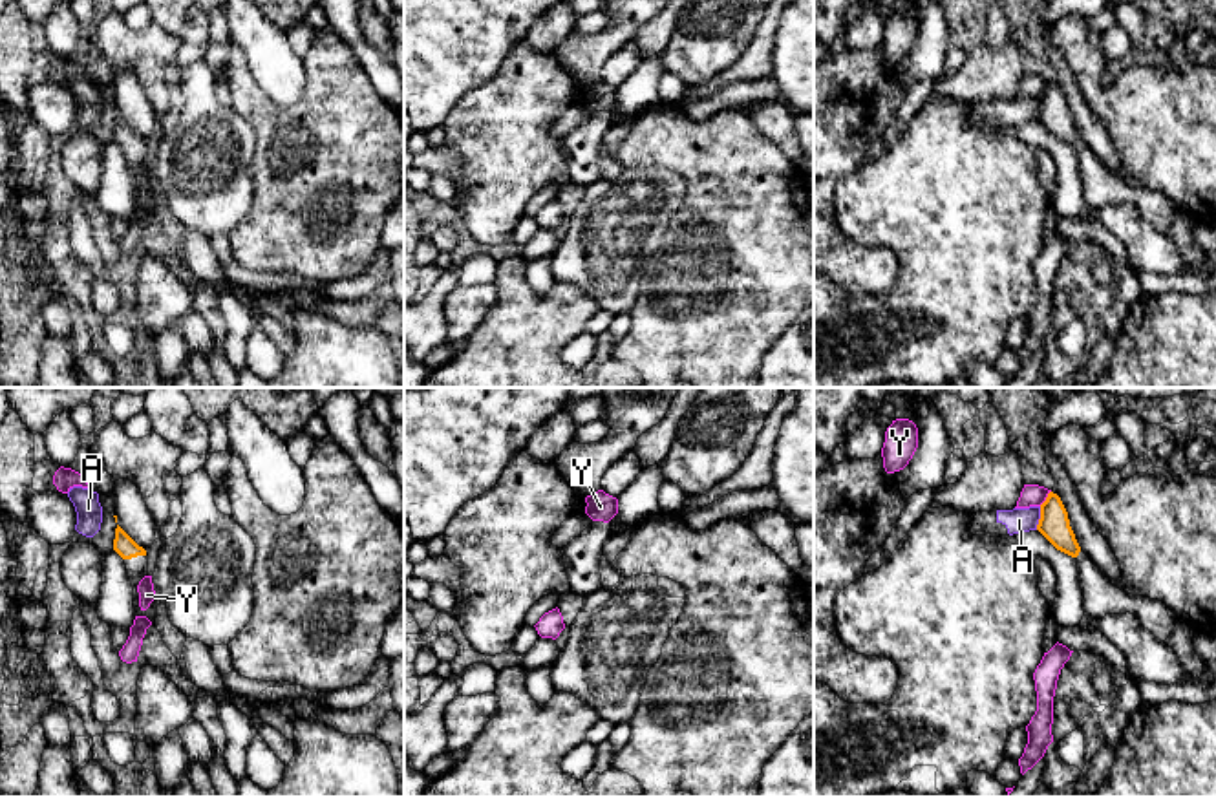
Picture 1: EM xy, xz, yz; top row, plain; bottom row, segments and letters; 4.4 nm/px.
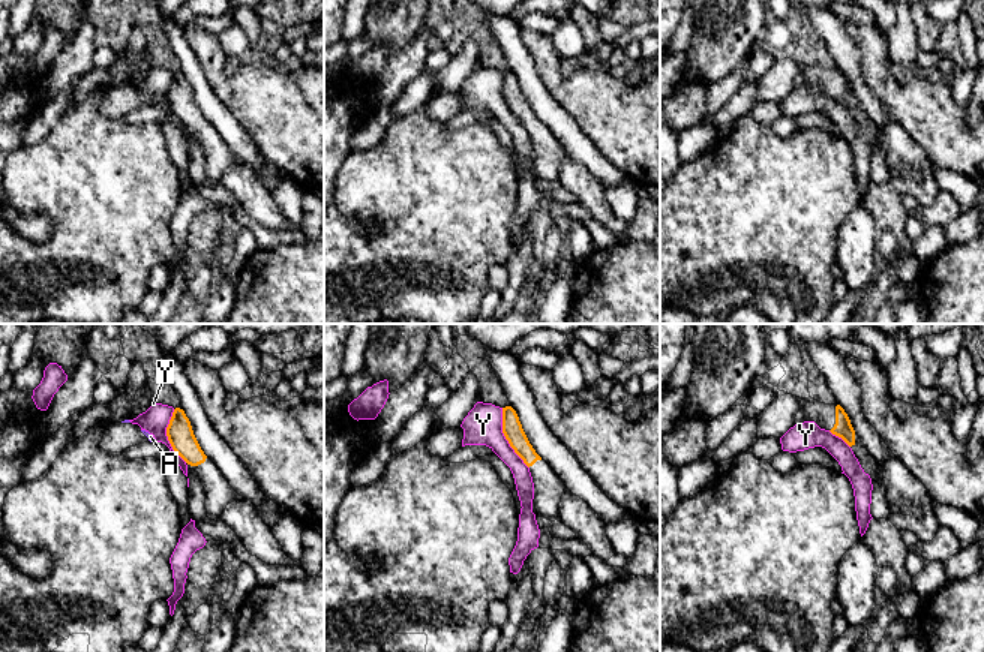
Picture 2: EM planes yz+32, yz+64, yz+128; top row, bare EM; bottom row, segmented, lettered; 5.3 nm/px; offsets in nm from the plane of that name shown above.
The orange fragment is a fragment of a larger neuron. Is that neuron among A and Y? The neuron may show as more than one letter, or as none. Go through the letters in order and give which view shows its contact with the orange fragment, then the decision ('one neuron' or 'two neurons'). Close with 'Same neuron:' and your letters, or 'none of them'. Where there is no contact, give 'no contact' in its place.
A: meets orange in yz; two neurons
Y: meets orange in yz; two neurons
Same neuron: none of them

